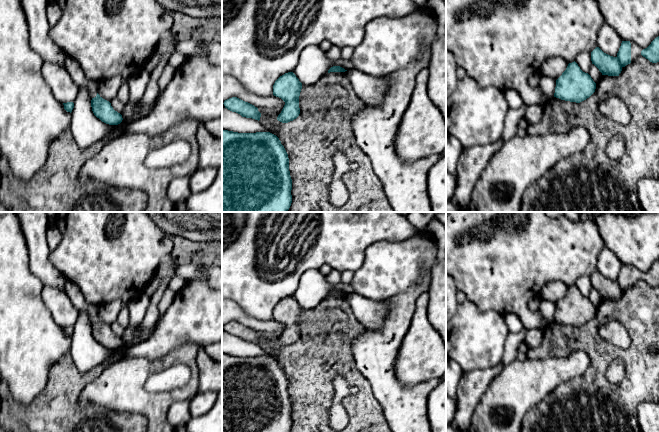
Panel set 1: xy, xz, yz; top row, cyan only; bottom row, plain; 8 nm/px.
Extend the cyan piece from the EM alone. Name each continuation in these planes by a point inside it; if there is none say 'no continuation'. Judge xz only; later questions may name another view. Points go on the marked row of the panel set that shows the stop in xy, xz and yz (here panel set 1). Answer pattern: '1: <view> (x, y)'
no continuation

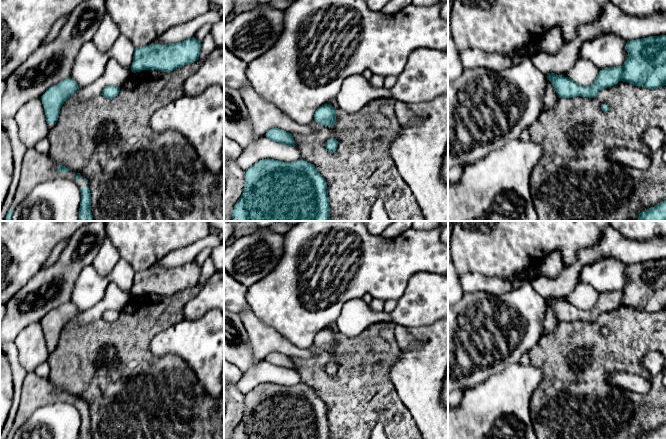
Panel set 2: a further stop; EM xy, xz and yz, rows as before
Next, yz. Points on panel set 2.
no continuation

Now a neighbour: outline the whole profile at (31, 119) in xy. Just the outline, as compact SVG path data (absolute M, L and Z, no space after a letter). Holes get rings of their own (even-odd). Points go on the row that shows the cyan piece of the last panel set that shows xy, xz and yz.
M41 98L25 103L14 119L18 125L19 137L27 149L34 148L38 141L47 138L49 130Z

